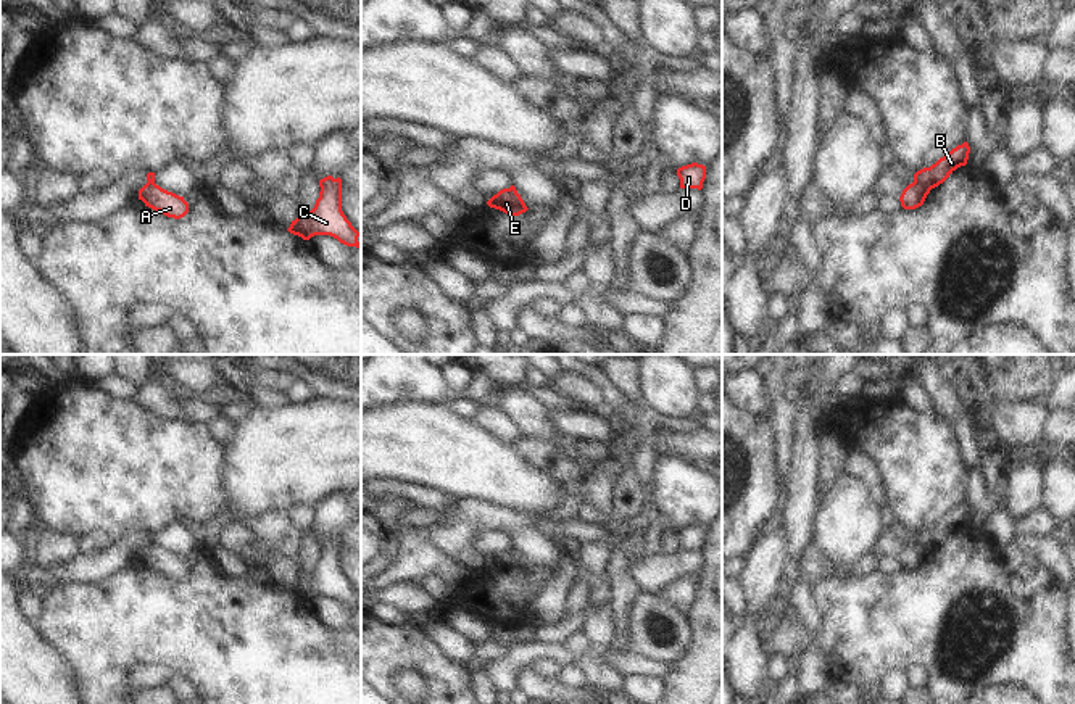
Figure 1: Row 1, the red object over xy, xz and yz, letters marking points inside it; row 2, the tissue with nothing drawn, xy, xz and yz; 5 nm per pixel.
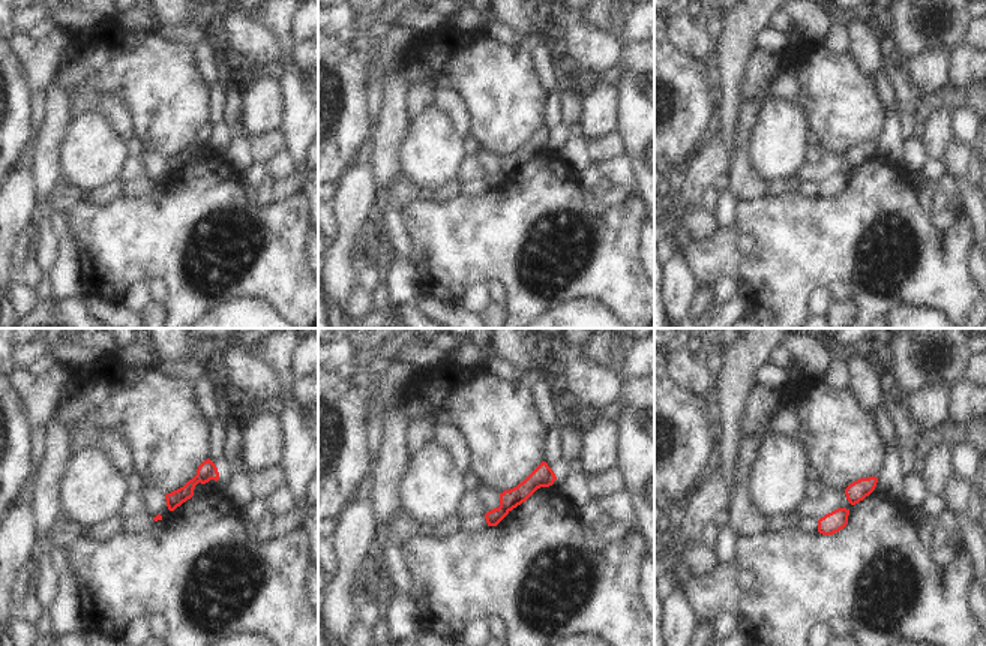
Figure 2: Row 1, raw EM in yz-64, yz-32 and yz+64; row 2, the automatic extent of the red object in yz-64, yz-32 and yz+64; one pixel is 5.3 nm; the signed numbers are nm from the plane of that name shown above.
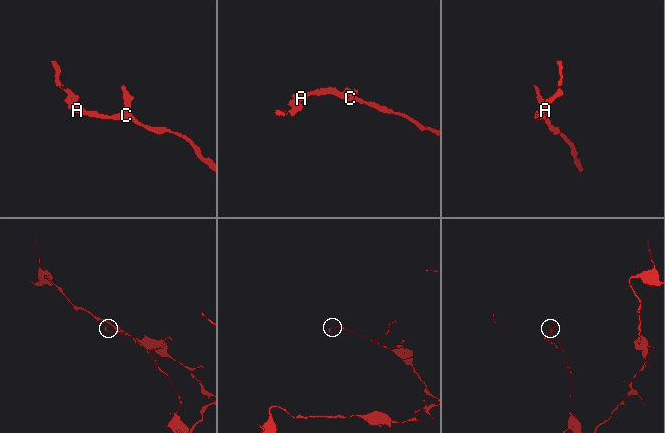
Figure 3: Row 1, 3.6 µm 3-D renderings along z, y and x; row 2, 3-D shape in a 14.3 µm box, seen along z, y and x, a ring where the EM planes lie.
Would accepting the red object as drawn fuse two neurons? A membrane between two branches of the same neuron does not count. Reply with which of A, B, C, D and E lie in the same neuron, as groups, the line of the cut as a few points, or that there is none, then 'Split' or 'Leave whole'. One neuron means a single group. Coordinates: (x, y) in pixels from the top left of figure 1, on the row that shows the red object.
Groups: A C D / B E. Split along yz (914, 181), (930, 189). Split

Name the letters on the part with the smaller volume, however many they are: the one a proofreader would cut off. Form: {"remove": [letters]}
{"remove": ["B", "E"]}

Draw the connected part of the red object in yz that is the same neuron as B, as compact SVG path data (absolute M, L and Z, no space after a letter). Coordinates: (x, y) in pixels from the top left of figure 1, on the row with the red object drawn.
M967 142L957 145L930 168L924 168L914 174L914 182L930 190L943 184L957 168L965 166L970 147Z

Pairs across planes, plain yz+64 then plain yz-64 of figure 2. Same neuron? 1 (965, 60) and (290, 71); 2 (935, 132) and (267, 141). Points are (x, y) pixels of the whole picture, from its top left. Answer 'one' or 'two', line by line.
1: two
2: two

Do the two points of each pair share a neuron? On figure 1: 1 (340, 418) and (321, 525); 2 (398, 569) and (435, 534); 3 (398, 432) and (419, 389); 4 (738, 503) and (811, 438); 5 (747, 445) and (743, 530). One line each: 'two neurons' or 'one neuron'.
1: two neurons
2: two neurons
3: two neurons
4: two neurons
5: one neuron

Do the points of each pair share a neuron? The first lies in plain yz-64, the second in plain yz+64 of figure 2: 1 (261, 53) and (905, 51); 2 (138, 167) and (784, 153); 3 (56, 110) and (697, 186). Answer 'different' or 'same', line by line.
1: different
2: different
3: different

